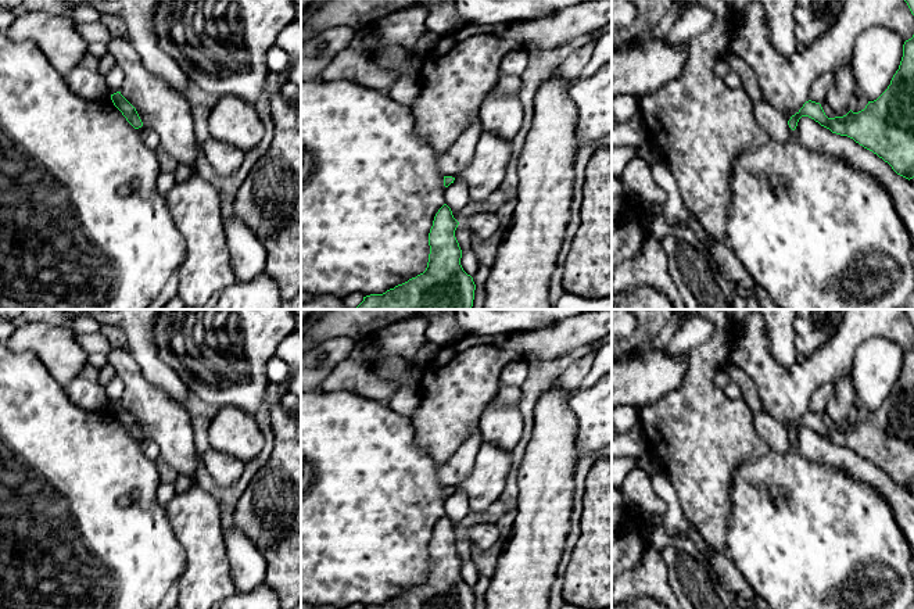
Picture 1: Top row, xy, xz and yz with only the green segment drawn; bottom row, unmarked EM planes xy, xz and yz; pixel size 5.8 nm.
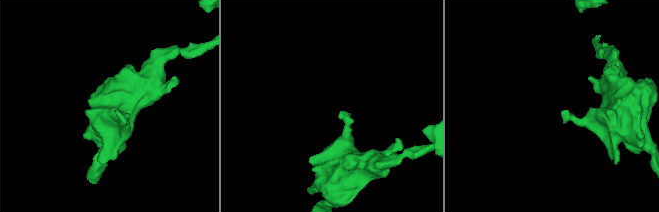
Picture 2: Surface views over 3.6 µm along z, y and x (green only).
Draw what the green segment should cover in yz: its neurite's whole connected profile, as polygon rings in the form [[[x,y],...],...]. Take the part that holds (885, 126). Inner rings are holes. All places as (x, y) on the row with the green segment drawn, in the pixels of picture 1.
[[[914,35],[903,44],[903,57],[888,89],[864,110],[828,118],[820,103],[806,101],[791,117],[788,125],[796,129],[802,117],[809,117],[832,133],[847,136],[872,151],[892,169],[914,178]]]

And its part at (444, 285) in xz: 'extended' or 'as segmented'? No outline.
as segmented

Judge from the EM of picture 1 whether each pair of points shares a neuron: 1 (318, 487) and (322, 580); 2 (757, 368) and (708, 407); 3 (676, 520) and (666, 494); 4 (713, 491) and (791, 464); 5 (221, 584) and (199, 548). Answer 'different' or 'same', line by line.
1: same
2: different
3: same
4: different
5: same

